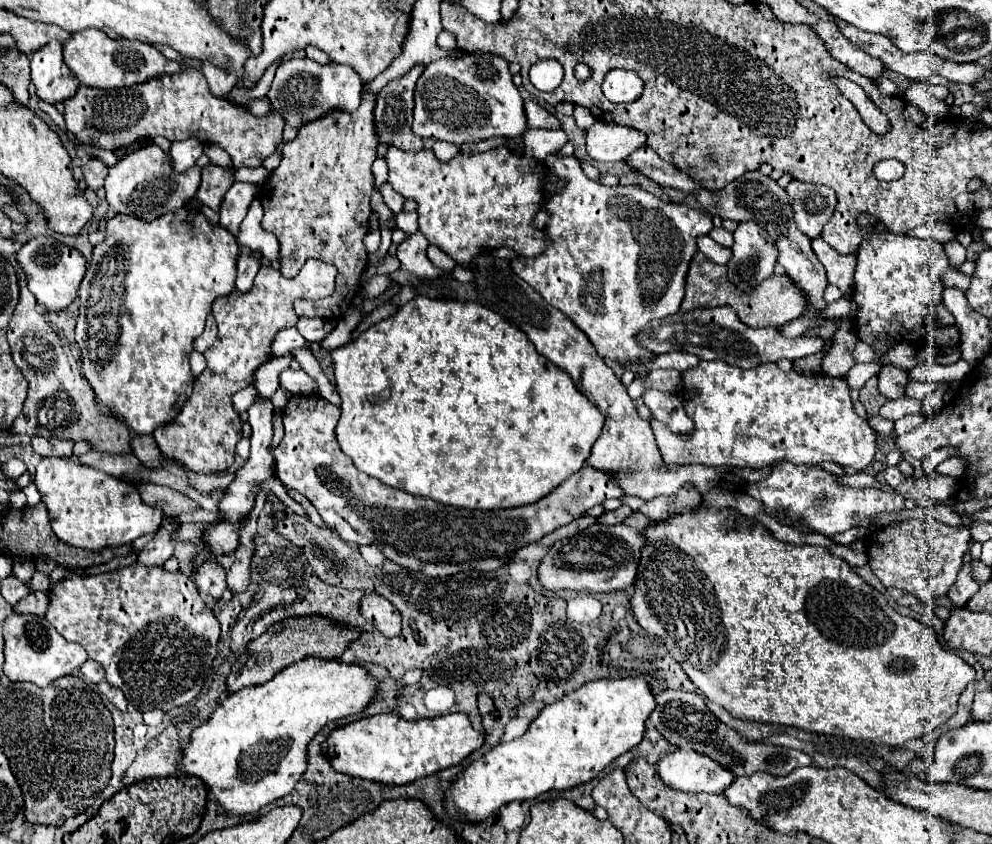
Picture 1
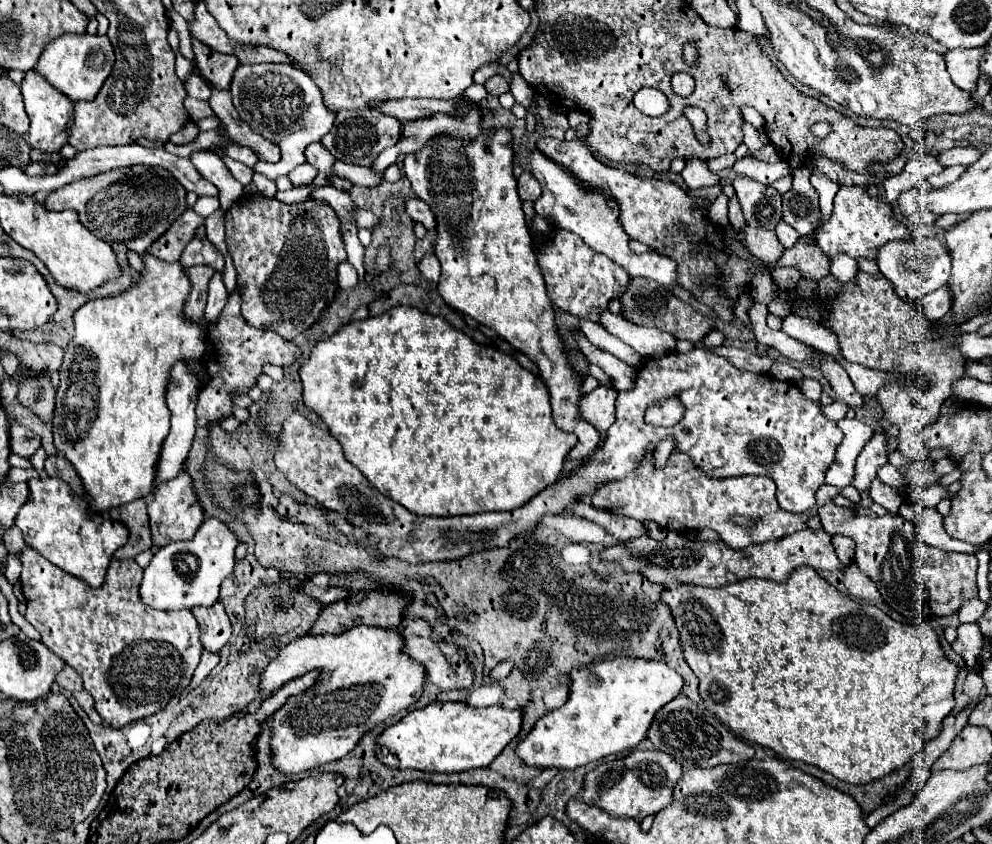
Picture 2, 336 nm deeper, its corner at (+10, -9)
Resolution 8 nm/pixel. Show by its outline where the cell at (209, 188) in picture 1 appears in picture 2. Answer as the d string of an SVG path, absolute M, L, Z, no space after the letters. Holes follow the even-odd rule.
M188 208L186 214L182 214L170 226L170 230L166 230L160 236L160 242L152 244L152 250L148 250L148 254L152 254L154 258L160 258L160 260L166 260L166 262L178 262L184 246L190 242L190 238L194 236L194 230L200 224L204 224L204 218L200 218L194 210Z

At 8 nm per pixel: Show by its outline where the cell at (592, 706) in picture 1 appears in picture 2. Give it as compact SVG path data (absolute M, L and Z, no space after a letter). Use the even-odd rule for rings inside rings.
M616 656L572 670L572 692L564 706L542 716L518 744L518 756L528 766L578 768L610 754L636 748L654 720L654 714L674 700L684 688L684 678L666 662Z

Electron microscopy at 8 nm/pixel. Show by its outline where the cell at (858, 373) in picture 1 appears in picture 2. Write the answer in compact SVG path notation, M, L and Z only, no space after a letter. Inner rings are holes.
M914 234L910 240L904 242L886 242L884 246L880 246L880 250L876 252L876 264L880 272L894 284L896 294L904 300L922 298L944 286L952 268L952 260L944 244L940 244L940 240L934 236L920 234Z

